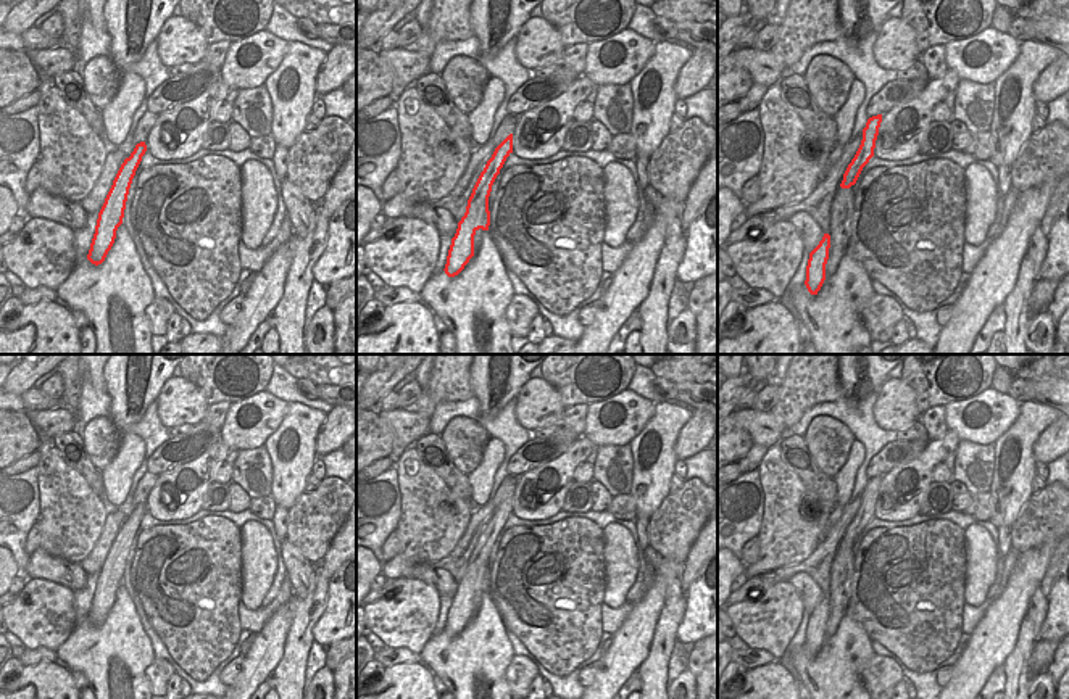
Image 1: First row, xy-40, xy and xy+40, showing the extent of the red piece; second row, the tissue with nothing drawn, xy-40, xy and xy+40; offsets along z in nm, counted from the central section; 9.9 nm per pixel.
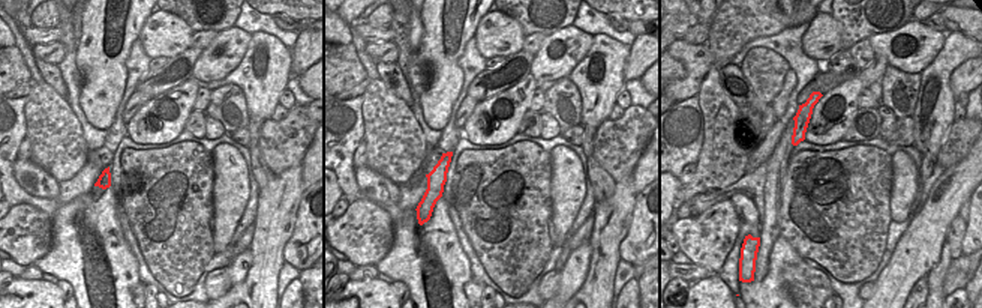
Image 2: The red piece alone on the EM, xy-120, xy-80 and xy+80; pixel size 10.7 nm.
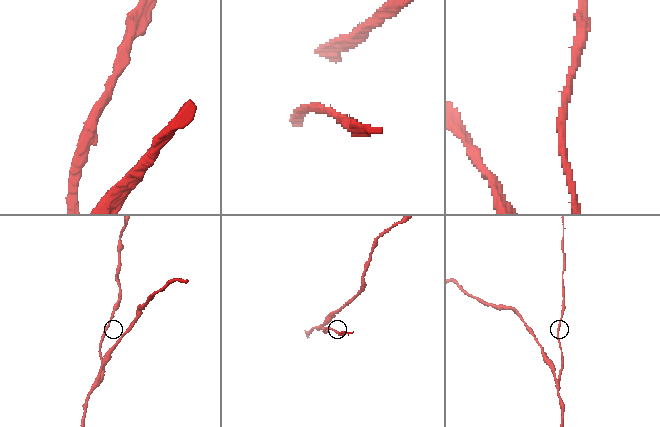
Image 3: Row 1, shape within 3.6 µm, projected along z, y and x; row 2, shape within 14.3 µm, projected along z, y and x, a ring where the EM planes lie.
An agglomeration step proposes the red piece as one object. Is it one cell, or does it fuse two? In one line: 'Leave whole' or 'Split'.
Leave whole

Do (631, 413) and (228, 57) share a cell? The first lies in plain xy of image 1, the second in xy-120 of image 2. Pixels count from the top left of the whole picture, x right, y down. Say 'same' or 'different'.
same

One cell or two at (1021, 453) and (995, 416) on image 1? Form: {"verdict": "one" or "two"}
{"verdict": "two"}

